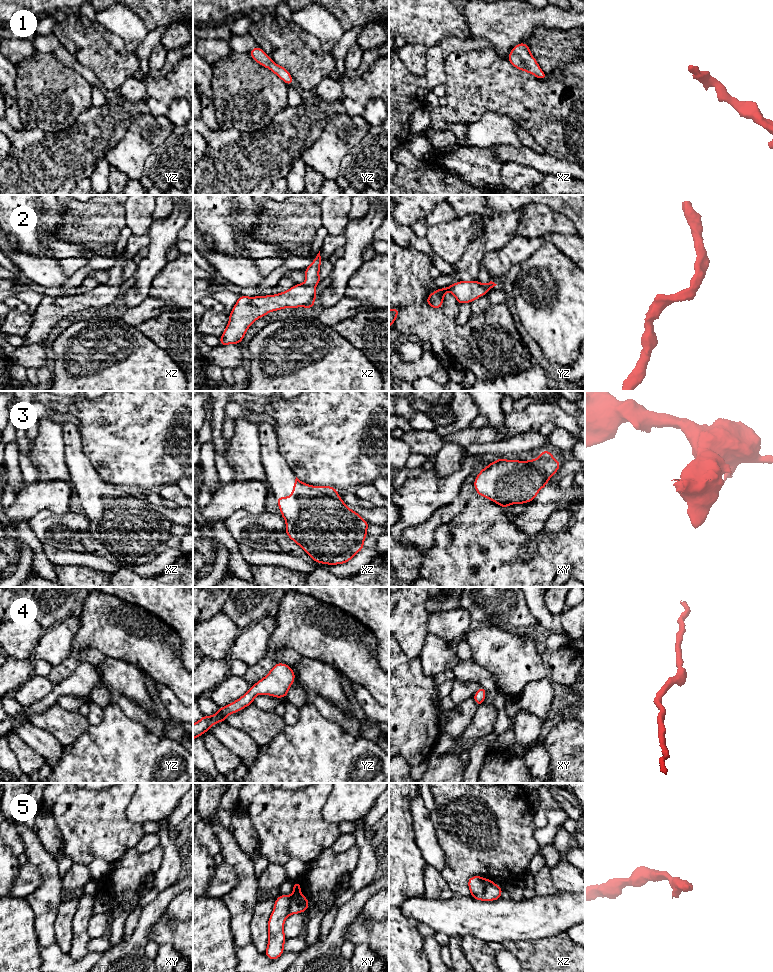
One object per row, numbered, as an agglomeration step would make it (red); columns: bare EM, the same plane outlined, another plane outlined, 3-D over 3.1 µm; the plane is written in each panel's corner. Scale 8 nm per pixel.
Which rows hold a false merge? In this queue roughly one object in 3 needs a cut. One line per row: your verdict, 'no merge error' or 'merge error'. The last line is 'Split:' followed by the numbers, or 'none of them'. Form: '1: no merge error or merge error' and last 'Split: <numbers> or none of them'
1: no merge error
2: no merge error
3: no merge error
4: no merge error
5: merge error
Split: 5

